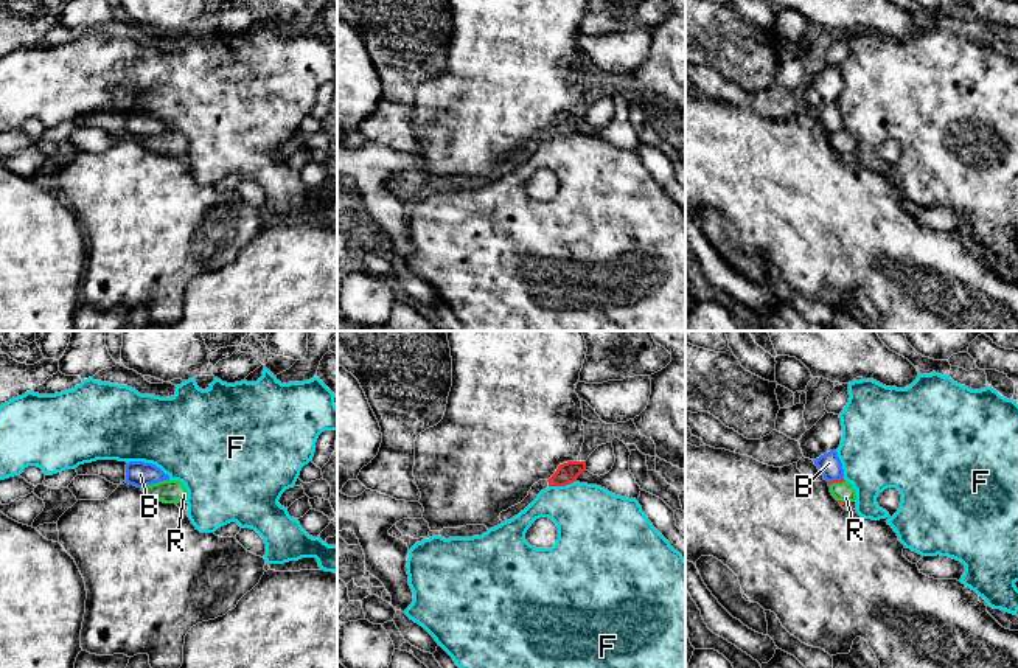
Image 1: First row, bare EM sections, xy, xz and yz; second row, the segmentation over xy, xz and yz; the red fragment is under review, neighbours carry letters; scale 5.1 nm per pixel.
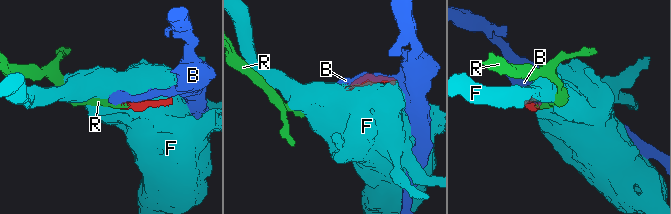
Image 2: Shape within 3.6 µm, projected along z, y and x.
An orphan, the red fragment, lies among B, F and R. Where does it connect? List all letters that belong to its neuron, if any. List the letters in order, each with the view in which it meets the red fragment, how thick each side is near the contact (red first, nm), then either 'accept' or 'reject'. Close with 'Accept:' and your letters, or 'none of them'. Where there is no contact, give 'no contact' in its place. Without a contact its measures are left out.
B: yz | 20/120 nm | reject
F: xz | 110/360 nm | reject
R: yz | 20/100 nm | accept
Accept: R

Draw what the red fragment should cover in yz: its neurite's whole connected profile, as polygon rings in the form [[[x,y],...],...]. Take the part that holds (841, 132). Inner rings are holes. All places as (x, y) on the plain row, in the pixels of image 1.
[[[833,132],[828,134],[830,144],[831,148],[839,154],[839,155],[847,155],[847,154],[855,154],[856,152],[856,141],[853,140],[852,135],[847,132]]]

